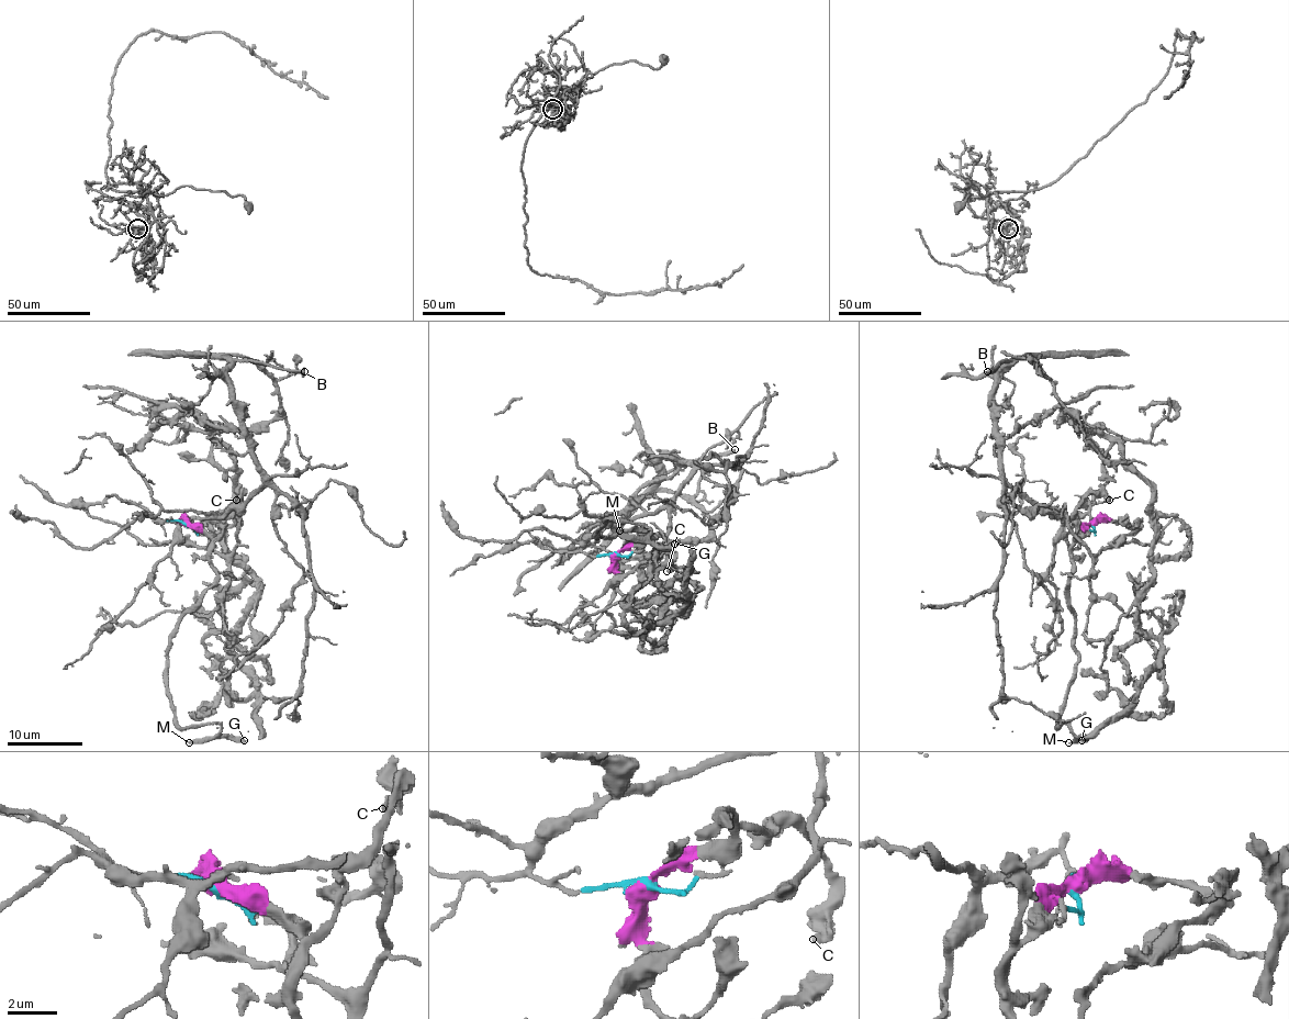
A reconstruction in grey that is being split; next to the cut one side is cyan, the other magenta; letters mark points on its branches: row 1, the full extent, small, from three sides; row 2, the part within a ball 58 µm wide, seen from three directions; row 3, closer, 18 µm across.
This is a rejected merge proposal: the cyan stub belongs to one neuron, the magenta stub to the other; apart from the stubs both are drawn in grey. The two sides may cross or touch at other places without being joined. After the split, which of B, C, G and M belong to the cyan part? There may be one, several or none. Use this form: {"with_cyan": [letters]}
{"with_cyan": ["B"]}

